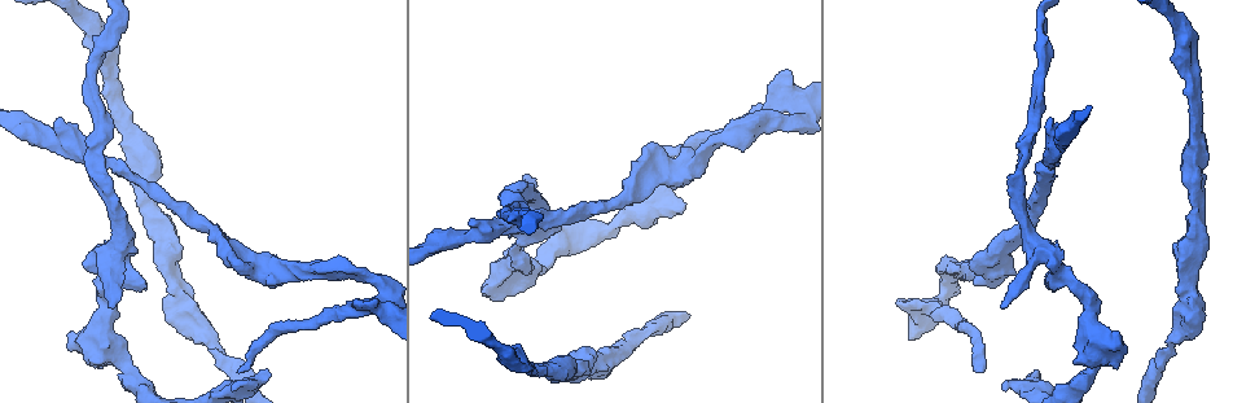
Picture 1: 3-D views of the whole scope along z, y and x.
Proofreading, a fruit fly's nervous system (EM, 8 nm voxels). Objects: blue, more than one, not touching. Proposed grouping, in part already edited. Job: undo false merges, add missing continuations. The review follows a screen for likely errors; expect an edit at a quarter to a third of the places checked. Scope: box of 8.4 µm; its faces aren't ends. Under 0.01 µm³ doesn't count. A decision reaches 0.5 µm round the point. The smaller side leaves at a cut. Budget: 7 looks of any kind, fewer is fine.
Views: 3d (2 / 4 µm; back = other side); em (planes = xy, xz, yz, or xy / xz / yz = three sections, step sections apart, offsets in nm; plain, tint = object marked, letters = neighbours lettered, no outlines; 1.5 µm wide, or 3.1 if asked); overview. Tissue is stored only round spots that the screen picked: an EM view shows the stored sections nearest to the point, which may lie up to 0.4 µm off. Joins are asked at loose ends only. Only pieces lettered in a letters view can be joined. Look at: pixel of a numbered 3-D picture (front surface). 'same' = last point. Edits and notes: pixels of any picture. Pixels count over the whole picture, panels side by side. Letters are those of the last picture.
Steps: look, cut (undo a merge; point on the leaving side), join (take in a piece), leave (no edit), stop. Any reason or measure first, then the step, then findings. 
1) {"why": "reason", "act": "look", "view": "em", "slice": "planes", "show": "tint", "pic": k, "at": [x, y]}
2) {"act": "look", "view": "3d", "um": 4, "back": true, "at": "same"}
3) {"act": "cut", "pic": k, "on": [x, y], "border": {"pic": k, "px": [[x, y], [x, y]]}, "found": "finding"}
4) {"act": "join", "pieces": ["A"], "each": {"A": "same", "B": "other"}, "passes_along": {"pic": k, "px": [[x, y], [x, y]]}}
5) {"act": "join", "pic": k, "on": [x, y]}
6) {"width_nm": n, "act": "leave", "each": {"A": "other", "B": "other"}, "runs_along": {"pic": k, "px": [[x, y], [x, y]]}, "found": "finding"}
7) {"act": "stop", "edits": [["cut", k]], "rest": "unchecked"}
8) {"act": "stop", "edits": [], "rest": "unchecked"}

{"why": "sudden change in width", "act": "look", "view": "em", "slice": "xy", "step": 8, "show": "letters", "pic": 1, "at": [1167, 352]}

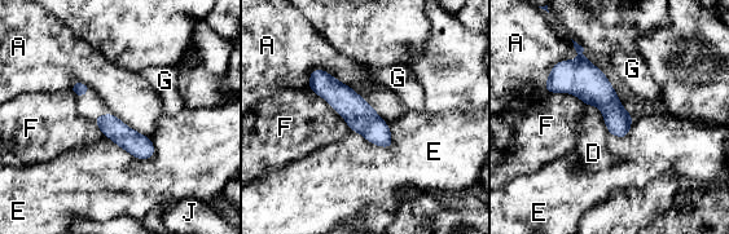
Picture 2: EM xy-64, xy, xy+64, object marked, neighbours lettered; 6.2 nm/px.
{"why": "another direction", "act": "look", "view": "em", "slice": "planes", "show": "letters", "at": "same"}

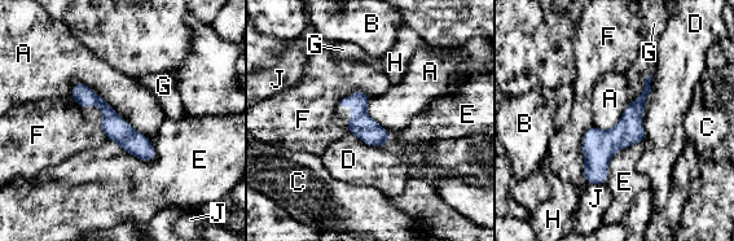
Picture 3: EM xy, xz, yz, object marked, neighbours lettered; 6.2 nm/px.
{"act": "leave", "each": {"A": "other", "B": "other", "C": "other", "D": "other", "E": "other", "F": "other", "G": "other", "H": "other", "J": "other"}, "found": "all the same cell"}

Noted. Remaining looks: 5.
{"why": "an open end", "act": "look", "view": "em", "slice": "xy", "step": 8, "show": "letters", "pic": 1, "at": [1039, 371]}

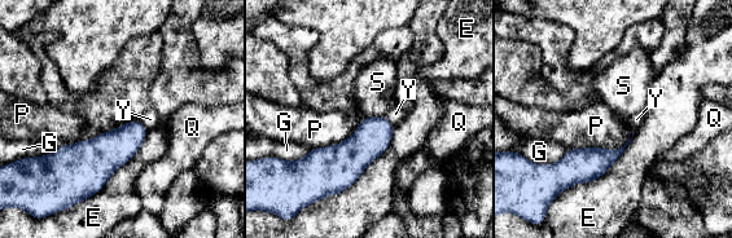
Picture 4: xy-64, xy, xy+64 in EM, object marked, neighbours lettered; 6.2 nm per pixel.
{"act": "leave", "each": {"E": "other", "G": "other", "P": "other", "Q": "other", "S": "other", "Y": "other"}, "found": "none of them fits"}

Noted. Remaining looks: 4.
{"act": "look", "view": "em", "slice": "xy", "step": 8, "show": "tint", "pic": 1, "at": [1003, 307]}

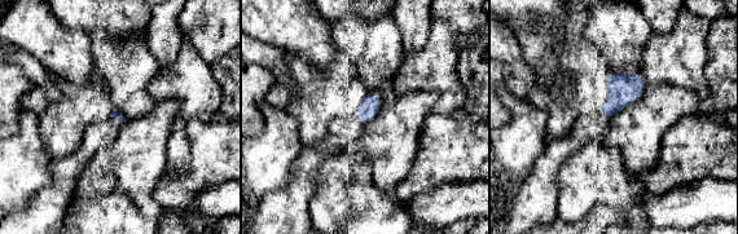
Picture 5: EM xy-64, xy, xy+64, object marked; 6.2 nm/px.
{"why": "cut it another way", "act": "look", "view": "em", "slice": "planes", "show": "tint", "at": "same"}

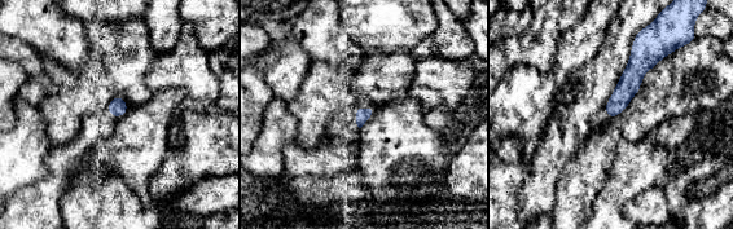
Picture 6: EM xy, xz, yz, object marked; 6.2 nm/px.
{"why": "see the neighbours", "act": "look", "view": "em", "slice": "planes", "show": "letters", "at": "same"}

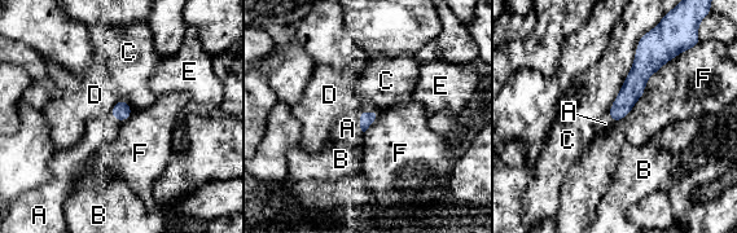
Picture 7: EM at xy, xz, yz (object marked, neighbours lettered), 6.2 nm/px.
{"act": "join", "pieces": ["A"], "each": {"A": "same", "B": "other", "C": "other", "D": "other", "E": "other", "F": "other"}, "found": "it goes on there"}

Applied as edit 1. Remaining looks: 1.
{"act": "stop", "edits": [["join", 7]], "rest": "unchecked"}

